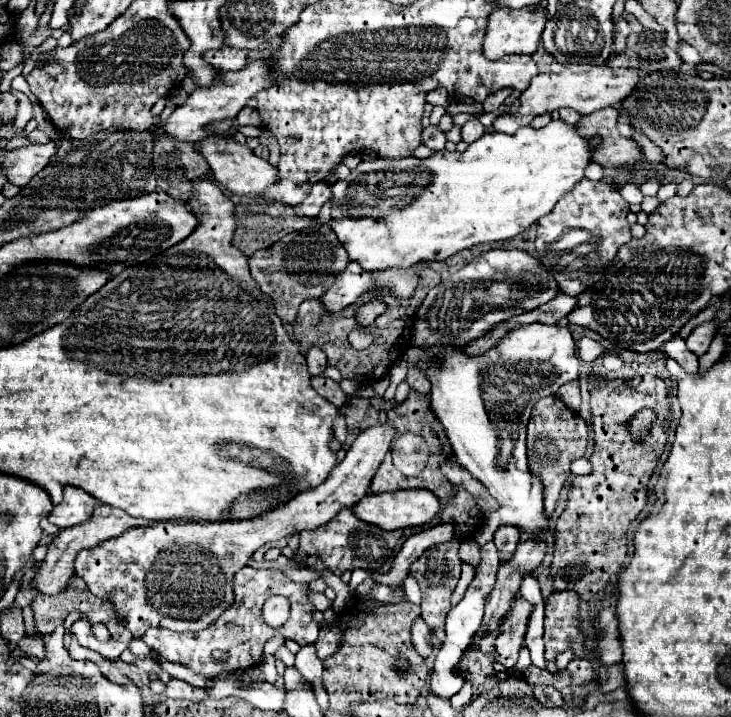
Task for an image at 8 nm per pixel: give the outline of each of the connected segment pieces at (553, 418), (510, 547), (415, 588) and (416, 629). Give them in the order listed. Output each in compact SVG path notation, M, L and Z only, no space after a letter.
M556 395L544 397L532 409L532 417L528 421L526 445L528 445L528 467L534 475L540 477L544 485L546 513L548 517L552 517L556 503L560 499L560 491L570 475L570 463L574 459L584 457L586 453L586 445L588 445L586 421L576 411L570 411L560 397Z
M500 525L500 529L494 535L494 543L500 551L500 559L508 561L514 555L514 549L520 541L520 531L514 525Z
M410 574L408 577L406 577L404 581L404 592L406 595L406 599L414 604L420 604L421 603L421 591L420 586L418 585L418 582L414 577L412 577Z
M418 619L418 621L414 623L414 627L412 627L412 643L414 643L416 651L418 651L424 659L430 657L436 641L432 639L432 631L430 631L430 627L424 623L424 619Z

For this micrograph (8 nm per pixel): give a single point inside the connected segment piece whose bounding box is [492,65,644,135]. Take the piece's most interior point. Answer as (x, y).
(587, 92)

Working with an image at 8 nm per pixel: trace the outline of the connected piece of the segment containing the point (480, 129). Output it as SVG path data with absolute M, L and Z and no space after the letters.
M470 119L460 127L460 135L462 135L462 141L474 143L476 139L480 139L484 135L484 125L478 119Z

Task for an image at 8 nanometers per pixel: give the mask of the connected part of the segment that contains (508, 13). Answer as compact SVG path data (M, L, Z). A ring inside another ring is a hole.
M494 9L488 17L482 53L496 61L504 55L532 55L538 51L546 25L546 9Z

